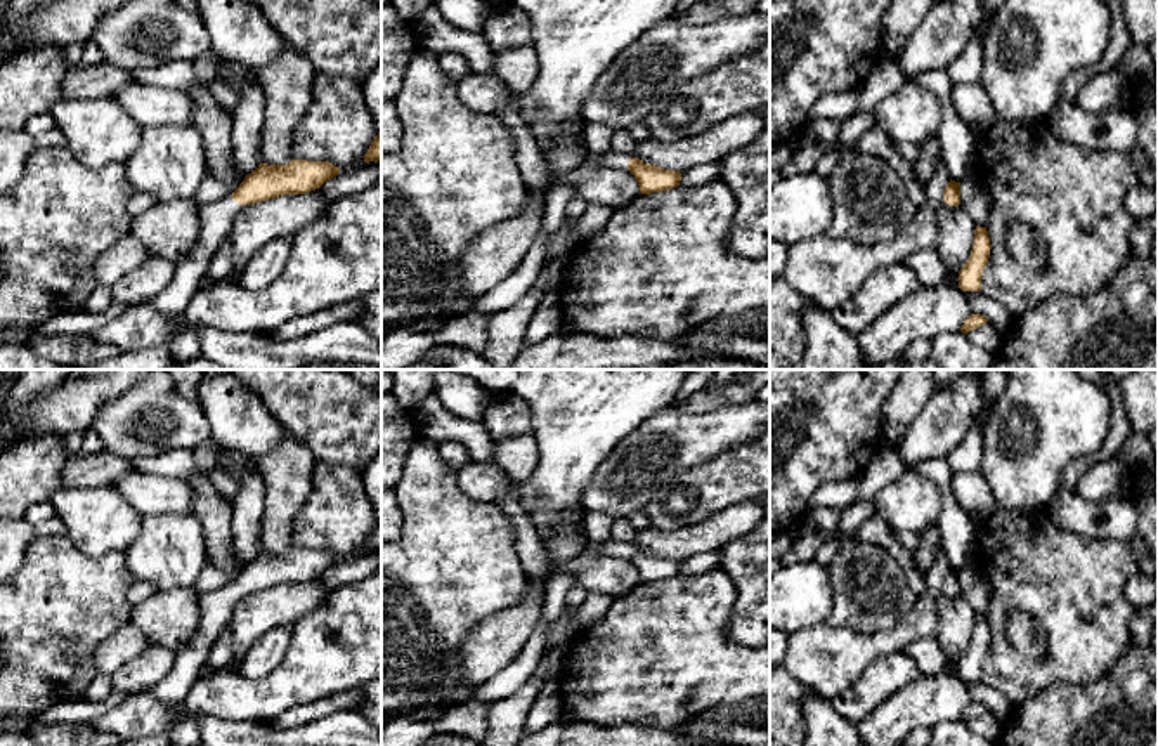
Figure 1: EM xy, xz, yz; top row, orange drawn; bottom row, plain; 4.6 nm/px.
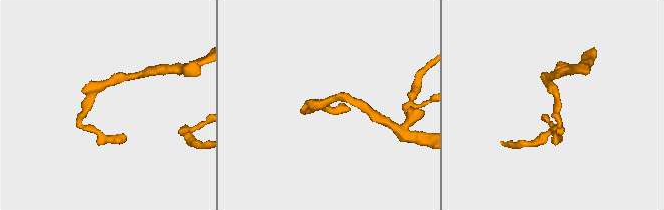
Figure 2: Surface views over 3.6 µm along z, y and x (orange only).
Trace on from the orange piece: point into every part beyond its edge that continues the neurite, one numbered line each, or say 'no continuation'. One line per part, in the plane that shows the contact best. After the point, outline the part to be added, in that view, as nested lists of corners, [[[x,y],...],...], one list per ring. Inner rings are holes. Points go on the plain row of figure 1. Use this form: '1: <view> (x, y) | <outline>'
1: xy (217, 606) | [[[231,585],[198,595],[201,612],[198,633],[184,651],[175,654],[170,673],[151,689],[151,694],[172,713],[182,708],[189,689],[199,678],[199,670],[205,666],[211,645],[229,625],[241,597],[243,593]]]

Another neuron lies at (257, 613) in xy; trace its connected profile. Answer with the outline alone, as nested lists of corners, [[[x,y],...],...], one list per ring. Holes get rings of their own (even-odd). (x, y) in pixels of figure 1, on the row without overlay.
[[[319,578],[243,593],[229,621],[232,658],[241,661],[263,633],[296,623],[319,609],[329,593]]]

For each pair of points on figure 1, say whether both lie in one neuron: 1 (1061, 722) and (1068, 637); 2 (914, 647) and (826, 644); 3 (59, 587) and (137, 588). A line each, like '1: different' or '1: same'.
1: different
2: different
3: different

